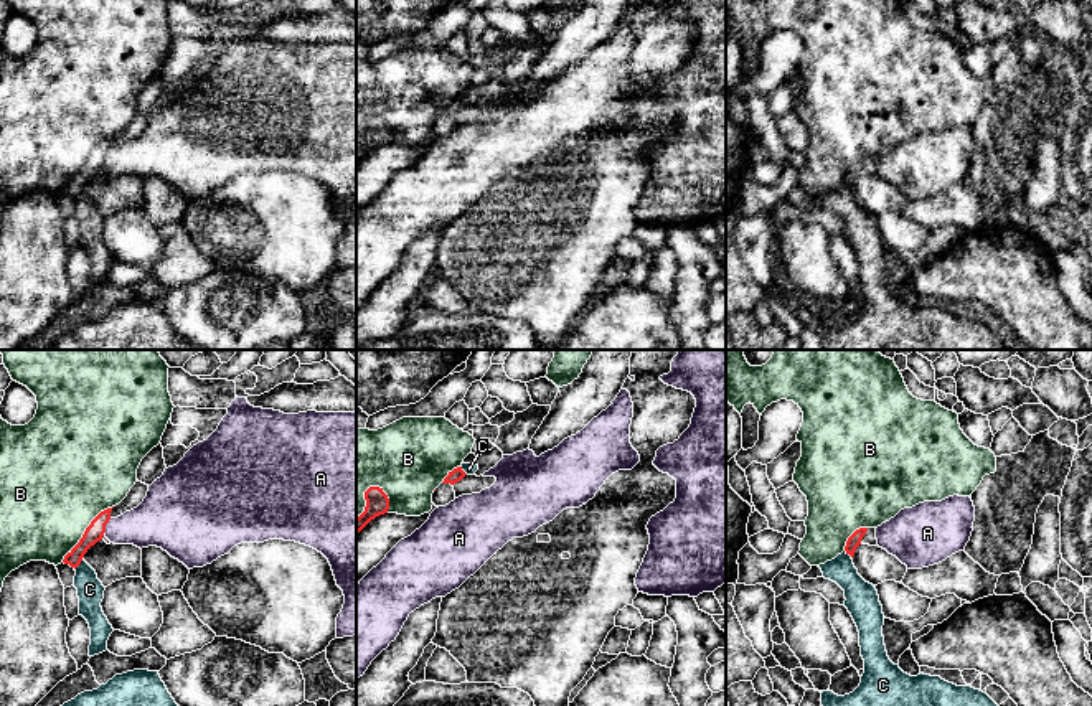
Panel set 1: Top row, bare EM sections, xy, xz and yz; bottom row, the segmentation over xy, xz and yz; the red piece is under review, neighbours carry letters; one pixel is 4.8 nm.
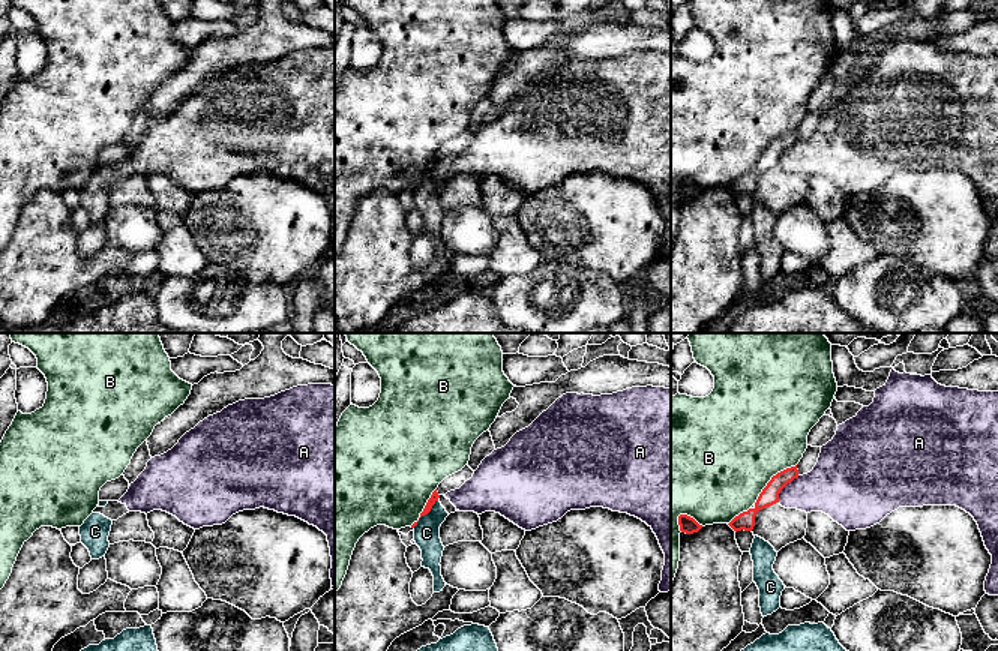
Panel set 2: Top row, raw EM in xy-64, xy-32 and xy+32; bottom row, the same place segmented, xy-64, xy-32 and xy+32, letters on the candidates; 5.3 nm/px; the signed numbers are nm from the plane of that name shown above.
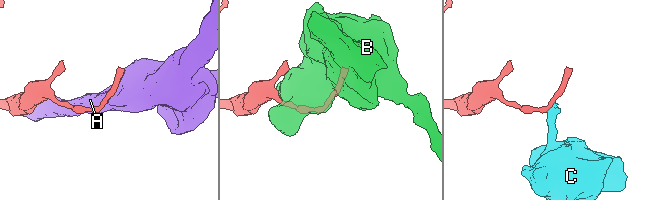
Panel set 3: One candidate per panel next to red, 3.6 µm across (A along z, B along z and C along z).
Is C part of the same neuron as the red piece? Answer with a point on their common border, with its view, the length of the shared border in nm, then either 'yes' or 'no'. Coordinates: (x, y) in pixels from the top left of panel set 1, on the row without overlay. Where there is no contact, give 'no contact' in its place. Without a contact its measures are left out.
meets red in xy at (80, 193); contact 70 nm long; no

